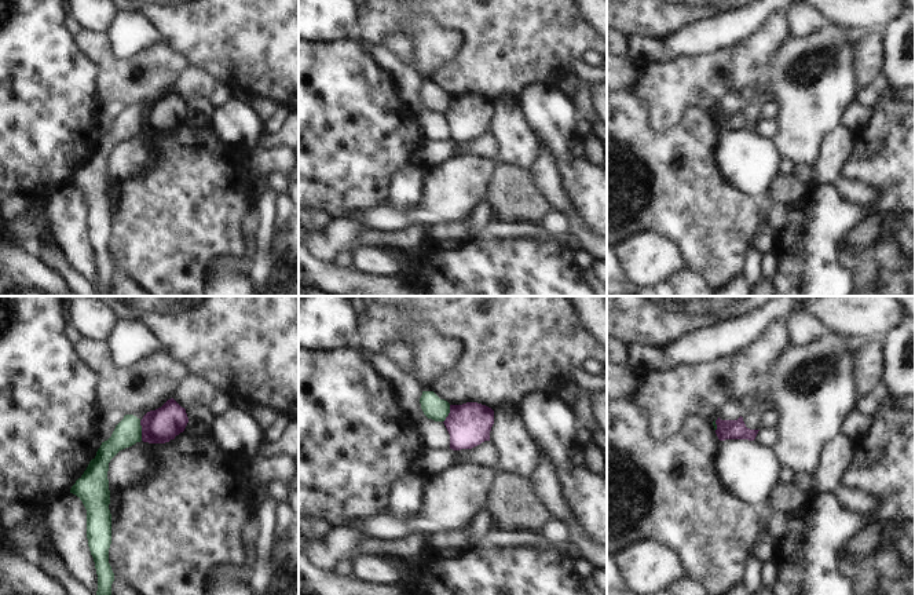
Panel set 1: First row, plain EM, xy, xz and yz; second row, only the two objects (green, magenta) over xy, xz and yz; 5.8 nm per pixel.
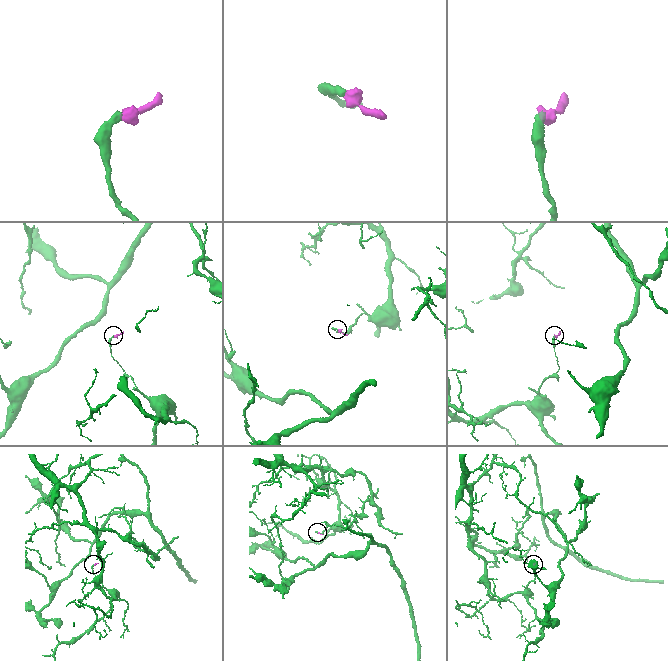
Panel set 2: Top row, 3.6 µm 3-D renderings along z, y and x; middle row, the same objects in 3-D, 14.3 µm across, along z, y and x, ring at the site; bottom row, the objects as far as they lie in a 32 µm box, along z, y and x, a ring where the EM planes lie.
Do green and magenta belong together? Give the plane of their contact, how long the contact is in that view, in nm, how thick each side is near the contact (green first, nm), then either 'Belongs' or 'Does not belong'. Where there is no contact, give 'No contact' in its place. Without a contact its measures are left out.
Touches green in xy. Shared border 120 nm. Thickness 160 nm (green) against 200 nm. Does not belong.

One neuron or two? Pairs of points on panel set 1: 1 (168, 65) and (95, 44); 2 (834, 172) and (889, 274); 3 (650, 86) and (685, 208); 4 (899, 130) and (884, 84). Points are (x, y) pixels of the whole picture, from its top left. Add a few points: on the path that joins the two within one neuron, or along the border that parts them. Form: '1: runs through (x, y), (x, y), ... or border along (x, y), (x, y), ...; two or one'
1: runs through (150, 65), (113, 62); one
2: border along (835, 182), (822, 182), (815, 188); two
3: border along (647, 106), (659, 132), (687, 112); two
4: border along (889, 88), (871, 108); two

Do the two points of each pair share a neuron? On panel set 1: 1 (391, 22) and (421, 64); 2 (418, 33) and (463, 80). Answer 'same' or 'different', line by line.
1: same
2: different

